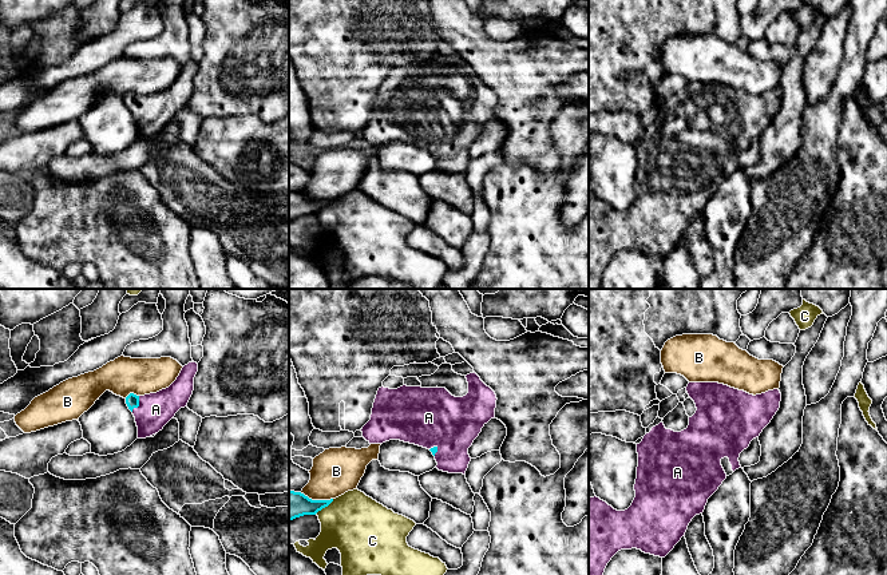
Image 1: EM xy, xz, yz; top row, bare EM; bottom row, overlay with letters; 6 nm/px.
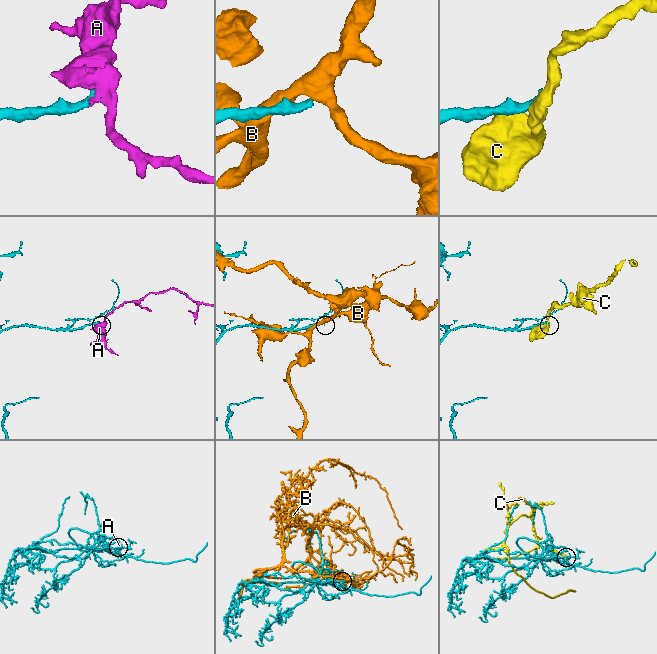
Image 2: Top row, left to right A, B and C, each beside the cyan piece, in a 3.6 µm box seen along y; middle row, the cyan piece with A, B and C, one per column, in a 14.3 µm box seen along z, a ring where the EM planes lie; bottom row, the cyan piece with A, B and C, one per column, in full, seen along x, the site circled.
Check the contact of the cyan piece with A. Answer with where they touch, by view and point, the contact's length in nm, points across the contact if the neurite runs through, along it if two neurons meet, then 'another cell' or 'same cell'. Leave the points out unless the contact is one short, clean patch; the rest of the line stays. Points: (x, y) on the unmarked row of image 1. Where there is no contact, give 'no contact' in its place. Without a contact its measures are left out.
xy (138, 104) | 110 nm | across xy (131, 100), (138, 104), (146, 110), (155, 110) | same cell

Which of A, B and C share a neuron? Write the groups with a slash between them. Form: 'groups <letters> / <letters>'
groups A / B / C

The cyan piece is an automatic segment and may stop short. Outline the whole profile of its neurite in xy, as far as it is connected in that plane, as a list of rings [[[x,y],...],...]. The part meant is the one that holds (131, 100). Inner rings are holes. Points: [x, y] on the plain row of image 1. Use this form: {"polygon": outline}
{"polygon": [[[189,63],[169,88],[144,96],[130,94],[126,98],[126,104],[135,118],[138,139],[158,134],[181,108],[187,107],[197,72],[198,64]]]}

